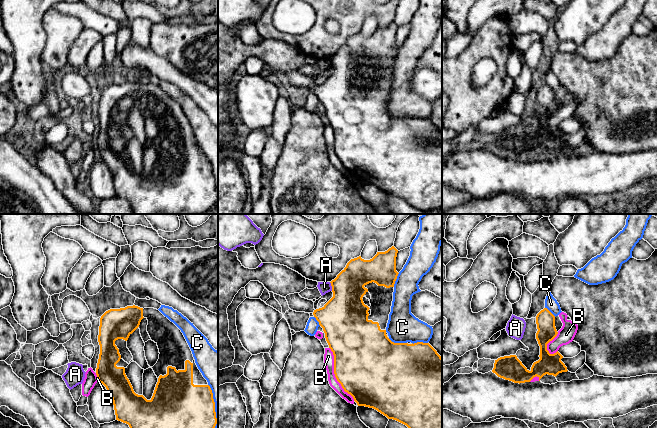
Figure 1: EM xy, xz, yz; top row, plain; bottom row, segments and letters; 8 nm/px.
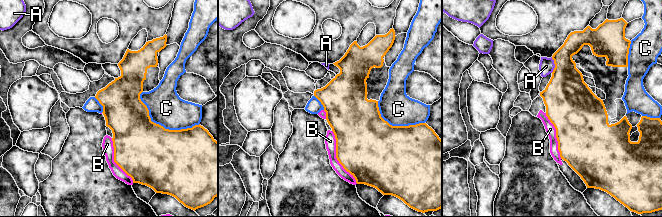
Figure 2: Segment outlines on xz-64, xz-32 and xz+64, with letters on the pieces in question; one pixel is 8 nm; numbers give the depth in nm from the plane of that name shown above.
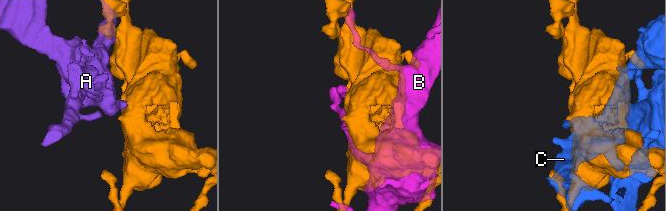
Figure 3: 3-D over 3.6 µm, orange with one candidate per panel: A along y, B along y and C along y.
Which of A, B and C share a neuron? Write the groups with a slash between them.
A / B / C

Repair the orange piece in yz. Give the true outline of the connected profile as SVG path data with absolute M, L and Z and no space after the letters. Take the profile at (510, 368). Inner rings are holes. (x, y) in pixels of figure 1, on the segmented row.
M544 308L537 314L536 324L540 359L533 363L529 371L516 355L500 357L495 360L492 370L498 377L520 384L530 382L536 376L540 381L546 374L556 377L559 373L568 371L561 361L563 356L558 351L550 354L547 350L547 344L558 334L555 327L555 316L547 308Z

